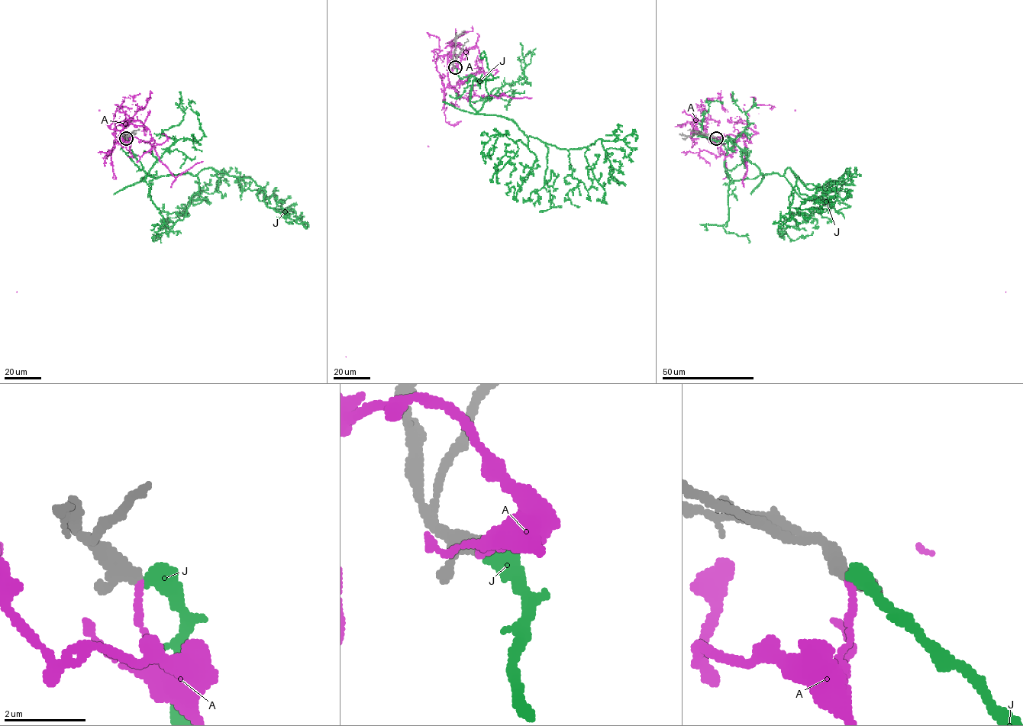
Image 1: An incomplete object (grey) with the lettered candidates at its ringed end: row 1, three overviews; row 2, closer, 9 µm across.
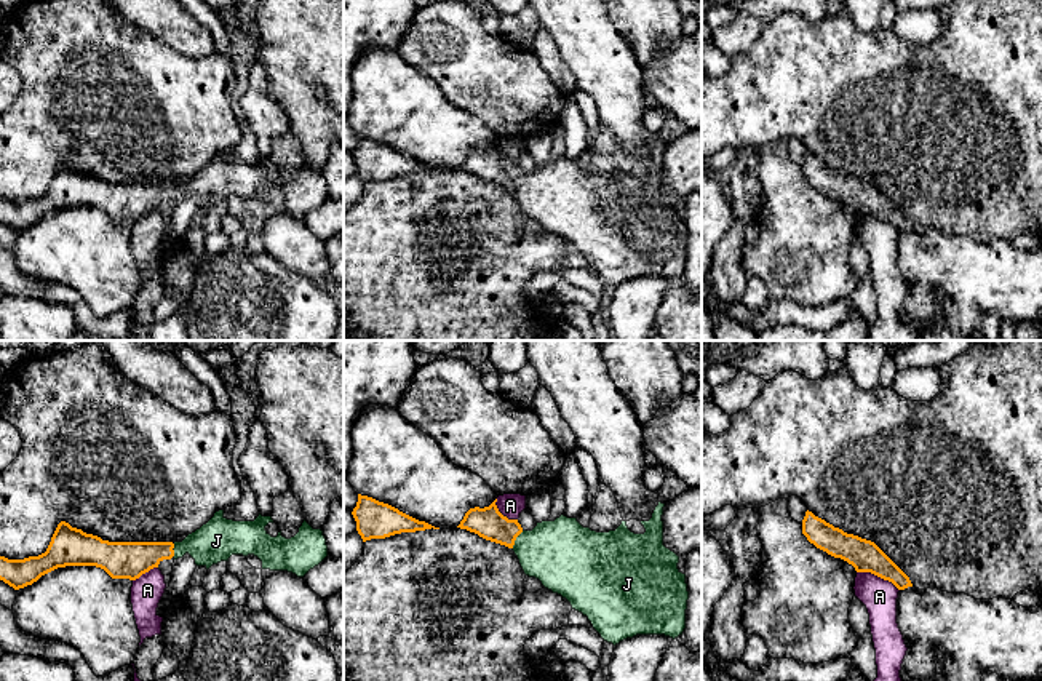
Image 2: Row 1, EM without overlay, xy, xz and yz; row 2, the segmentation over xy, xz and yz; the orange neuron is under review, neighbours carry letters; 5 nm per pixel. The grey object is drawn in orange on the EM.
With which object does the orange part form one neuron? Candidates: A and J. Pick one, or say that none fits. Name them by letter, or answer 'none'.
J

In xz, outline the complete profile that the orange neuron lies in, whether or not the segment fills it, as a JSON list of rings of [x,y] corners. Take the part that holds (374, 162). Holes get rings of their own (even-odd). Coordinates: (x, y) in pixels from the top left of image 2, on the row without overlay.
[[[358,136],[358,144],[352,157],[363,184],[385,181],[401,174],[416,174],[432,169],[439,171],[425,163],[419,163],[388,145],[361,136]]]

